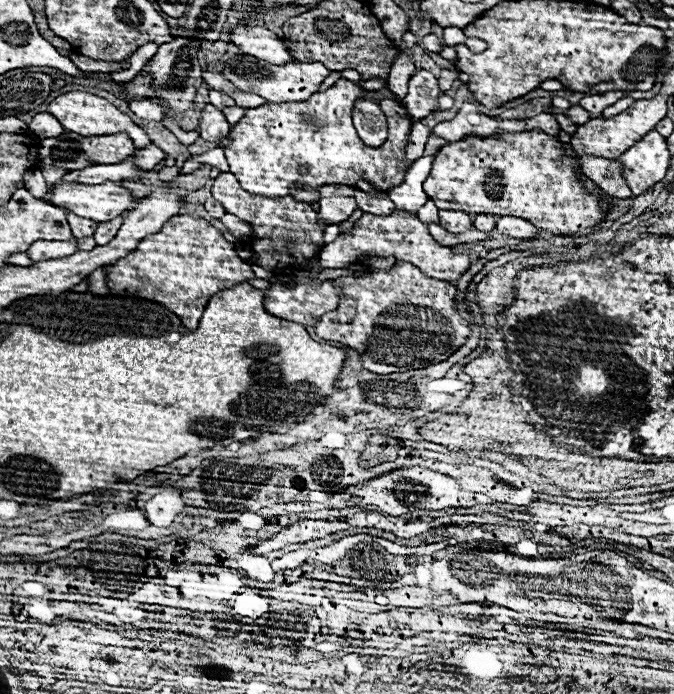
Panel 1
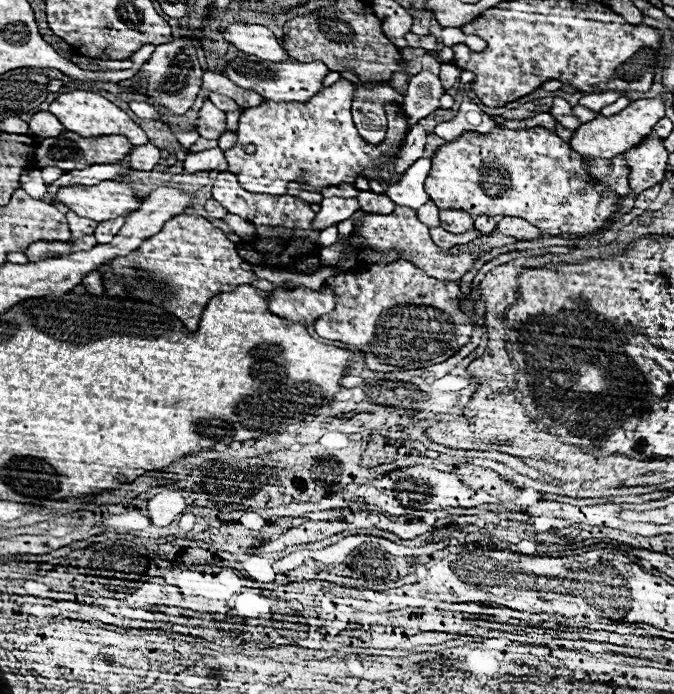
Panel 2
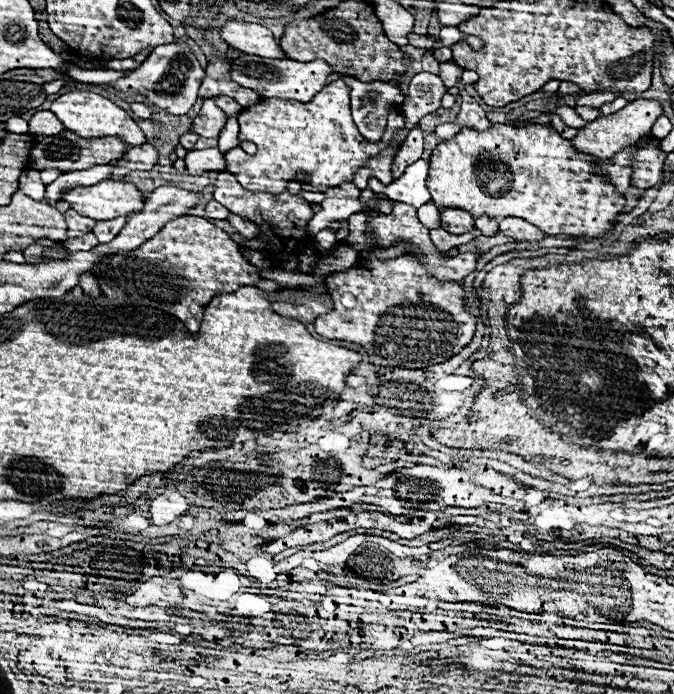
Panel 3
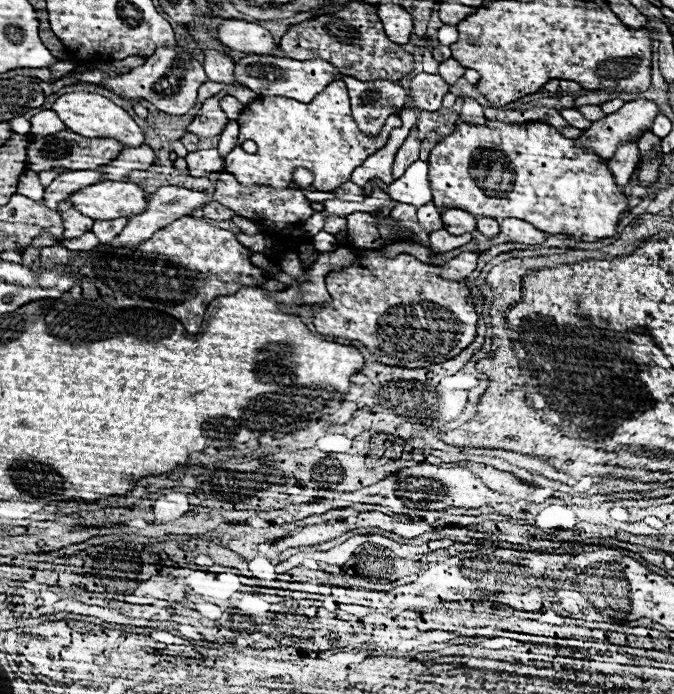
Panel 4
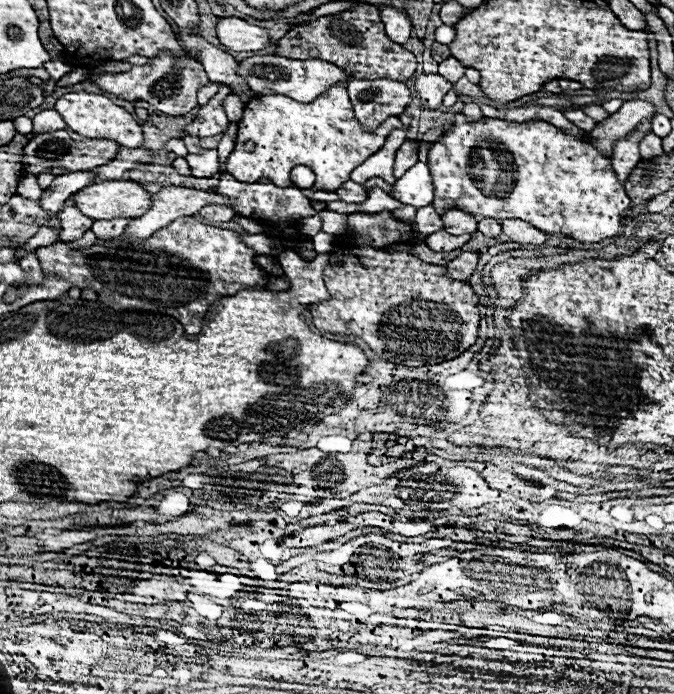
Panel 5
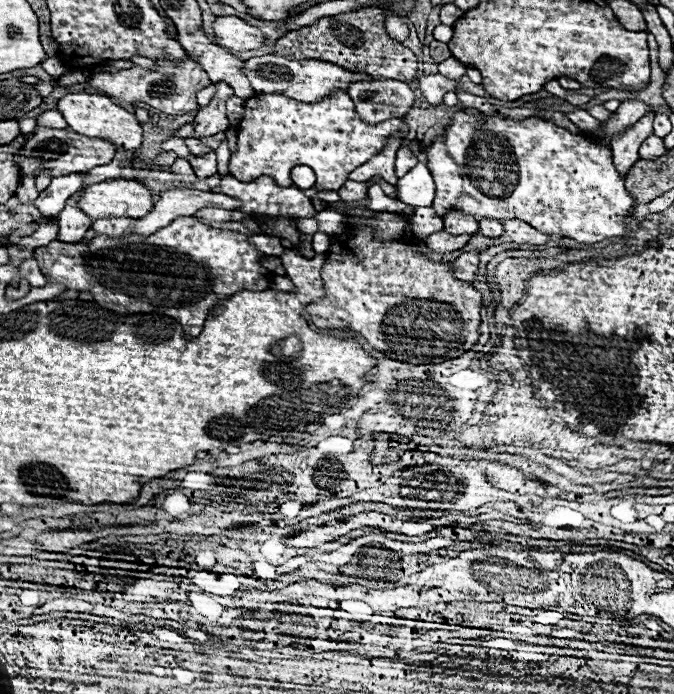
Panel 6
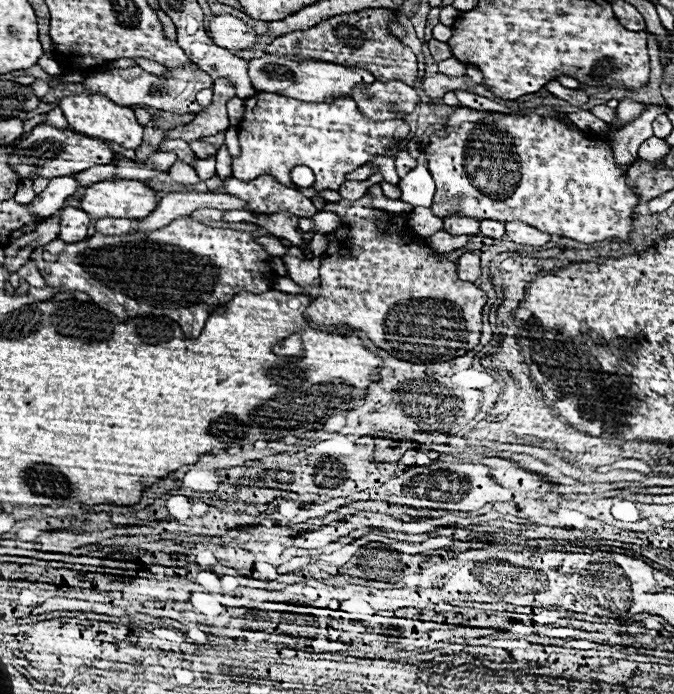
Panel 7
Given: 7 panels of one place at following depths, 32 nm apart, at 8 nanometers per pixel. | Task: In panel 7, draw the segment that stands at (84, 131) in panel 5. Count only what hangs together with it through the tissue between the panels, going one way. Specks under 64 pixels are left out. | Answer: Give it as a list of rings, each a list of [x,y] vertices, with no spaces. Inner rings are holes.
[[[80,94],[80,96],[66,96],[60,102],[60,108],[64,112],[64,116],[68,118],[68,124],[92,138],[100,138],[100,140],[110,140],[120,144],[126,150],[136,150],[142,144],[142,126],[136,122],[134,110],[126,108],[126,106],[118,106],[114,104],[110,98],[102,96],[102,94]]]

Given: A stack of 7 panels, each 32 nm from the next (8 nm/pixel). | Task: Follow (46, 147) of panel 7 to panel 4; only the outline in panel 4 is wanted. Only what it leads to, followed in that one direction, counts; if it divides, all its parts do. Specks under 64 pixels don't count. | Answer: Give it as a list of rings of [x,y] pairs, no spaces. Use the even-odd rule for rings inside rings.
[[[62,130],[48,136],[36,136],[30,146],[26,148],[26,170],[32,172],[46,172],[54,170],[64,174],[68,170],[94,170],[96,166],[104,166],[114,160],[124,146],[112,138],[84,138],[76,132]]]

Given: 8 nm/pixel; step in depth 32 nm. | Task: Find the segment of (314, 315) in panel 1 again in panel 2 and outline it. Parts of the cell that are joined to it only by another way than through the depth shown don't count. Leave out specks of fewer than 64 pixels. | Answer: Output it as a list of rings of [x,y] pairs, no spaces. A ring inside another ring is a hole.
[[[326,284],[322,286],[322,290],[310,290],[306,286],[298,286],[294,290],[276,288],[270,292],[268,300],[268,308],[272,314],[296,320],[304,326],[310,326],[322,314],[332,312],[334,306],[334,290],[330,290]]]

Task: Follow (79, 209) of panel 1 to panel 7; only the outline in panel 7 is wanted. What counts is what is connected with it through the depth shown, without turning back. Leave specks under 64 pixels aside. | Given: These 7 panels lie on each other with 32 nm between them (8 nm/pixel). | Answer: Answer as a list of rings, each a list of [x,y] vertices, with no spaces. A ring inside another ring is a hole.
[[[104,180],[86,188],[80,208],[92,218],[146,218],[156,208],[156,190],[138,180]]]

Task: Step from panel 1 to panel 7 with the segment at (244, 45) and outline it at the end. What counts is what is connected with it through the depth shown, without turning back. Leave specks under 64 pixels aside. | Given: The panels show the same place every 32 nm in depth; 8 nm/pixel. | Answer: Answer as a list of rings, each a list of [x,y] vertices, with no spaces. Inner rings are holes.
[[[218,14],[212,18],[210,38],[216,46],[226,50],[248,50],[256,44],[256,32],[230,14]]]

